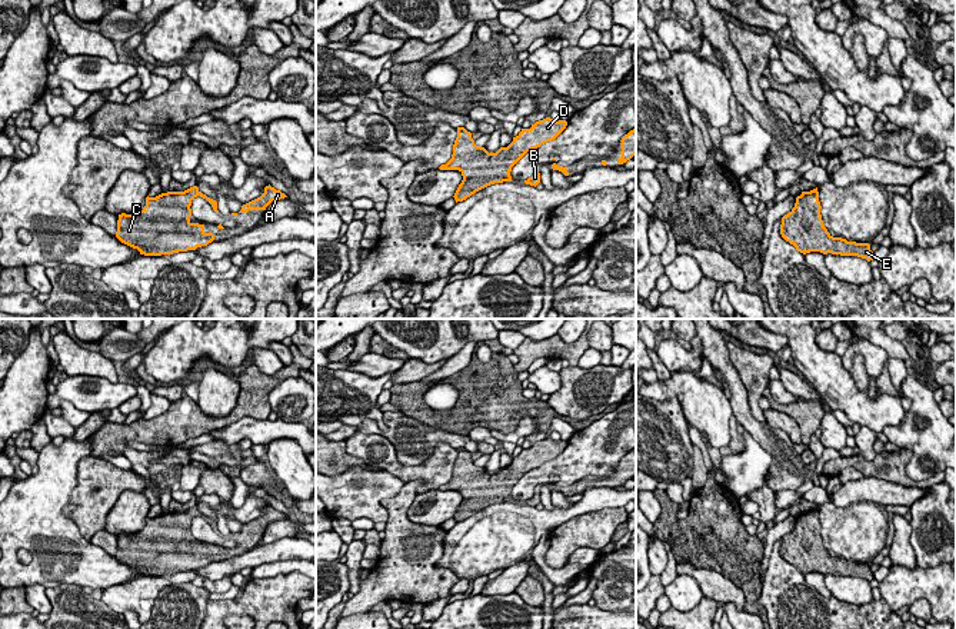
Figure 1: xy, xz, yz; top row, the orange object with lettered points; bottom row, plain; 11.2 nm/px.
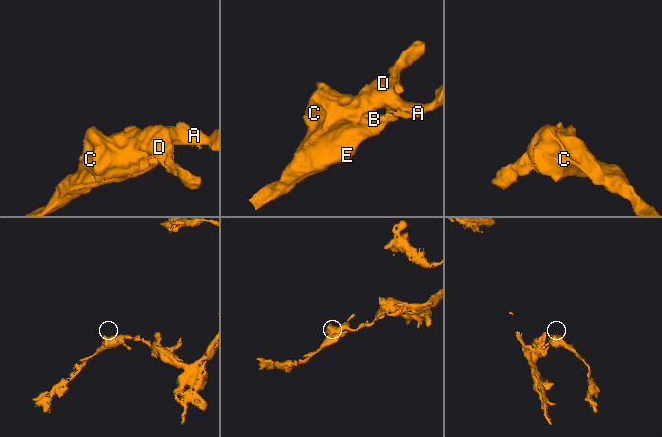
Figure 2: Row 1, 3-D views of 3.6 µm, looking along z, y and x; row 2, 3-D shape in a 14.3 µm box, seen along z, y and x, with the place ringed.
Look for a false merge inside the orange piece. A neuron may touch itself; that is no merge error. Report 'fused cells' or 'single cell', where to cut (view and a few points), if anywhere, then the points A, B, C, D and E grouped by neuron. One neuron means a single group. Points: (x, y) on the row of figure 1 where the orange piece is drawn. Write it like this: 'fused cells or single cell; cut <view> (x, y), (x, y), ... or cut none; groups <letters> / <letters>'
single cell; cut none; groups A B C D E

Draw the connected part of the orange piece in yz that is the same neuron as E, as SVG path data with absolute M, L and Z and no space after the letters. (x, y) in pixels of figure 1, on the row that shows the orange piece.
M817 187L802 192L796 197L795 207L782 217L782 237L803 254L820 252L823 254L857 256L867 262L875 259L869 243L833 237L823 224L820 209Z

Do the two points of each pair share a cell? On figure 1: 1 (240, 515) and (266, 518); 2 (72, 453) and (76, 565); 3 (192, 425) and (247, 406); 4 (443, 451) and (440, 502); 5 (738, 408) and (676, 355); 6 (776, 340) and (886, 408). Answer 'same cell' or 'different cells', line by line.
1: different cells
2: same cell
3: same cell
4: different cells
5: different cells
6: different cells

